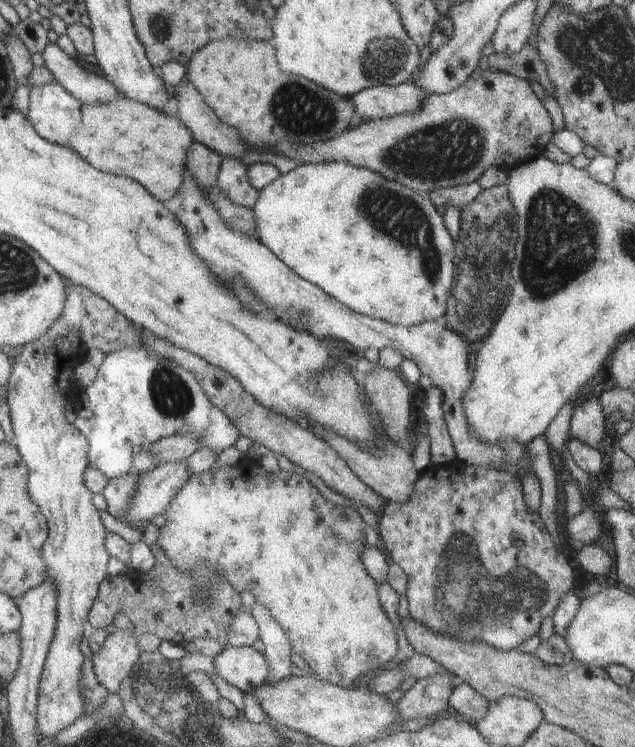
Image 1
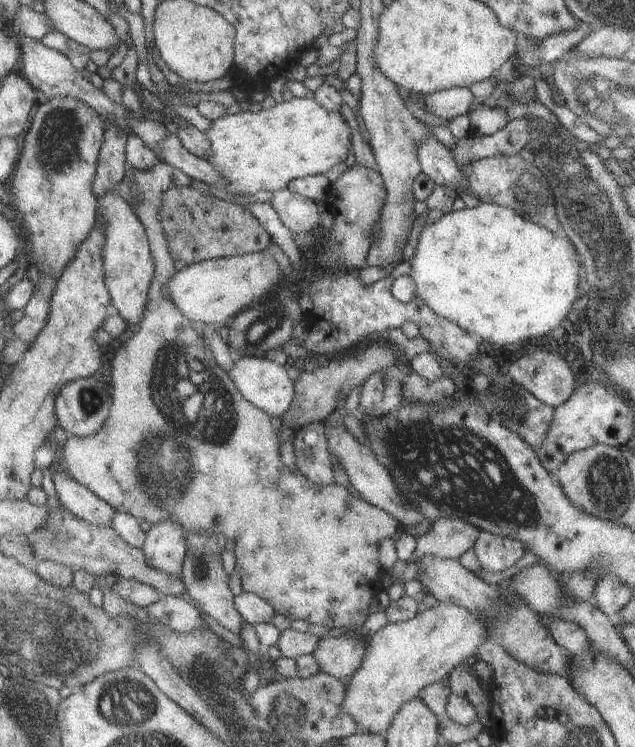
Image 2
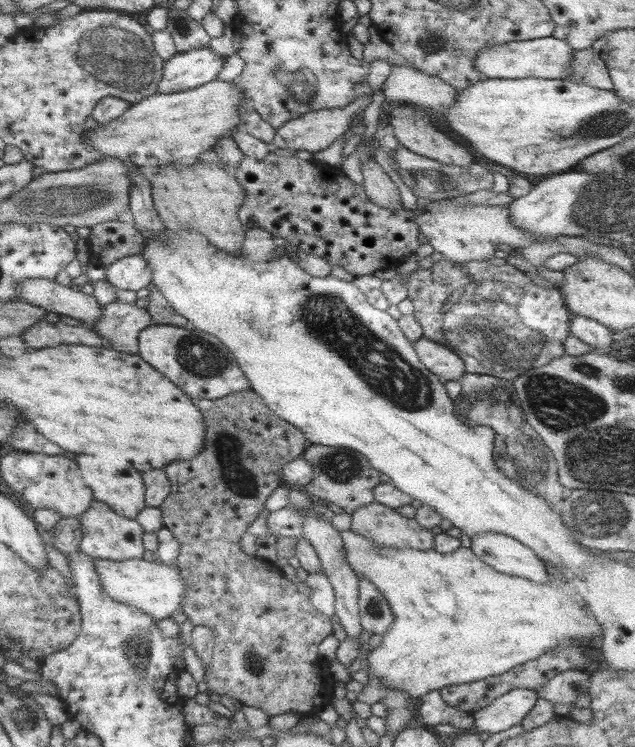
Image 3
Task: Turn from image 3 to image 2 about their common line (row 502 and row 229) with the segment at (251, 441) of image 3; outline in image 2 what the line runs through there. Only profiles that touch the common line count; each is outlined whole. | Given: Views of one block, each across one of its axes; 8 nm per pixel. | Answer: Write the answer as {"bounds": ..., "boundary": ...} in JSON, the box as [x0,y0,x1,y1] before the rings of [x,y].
{"bounds":[157,183,270,272],"boundary":[[[188,183],[165,190],[161,194],[161,207],[157,217],[162,225],[176,272],[208,259],[268,251],[270,235],[244,207],[224,196],[202,194]]]}

